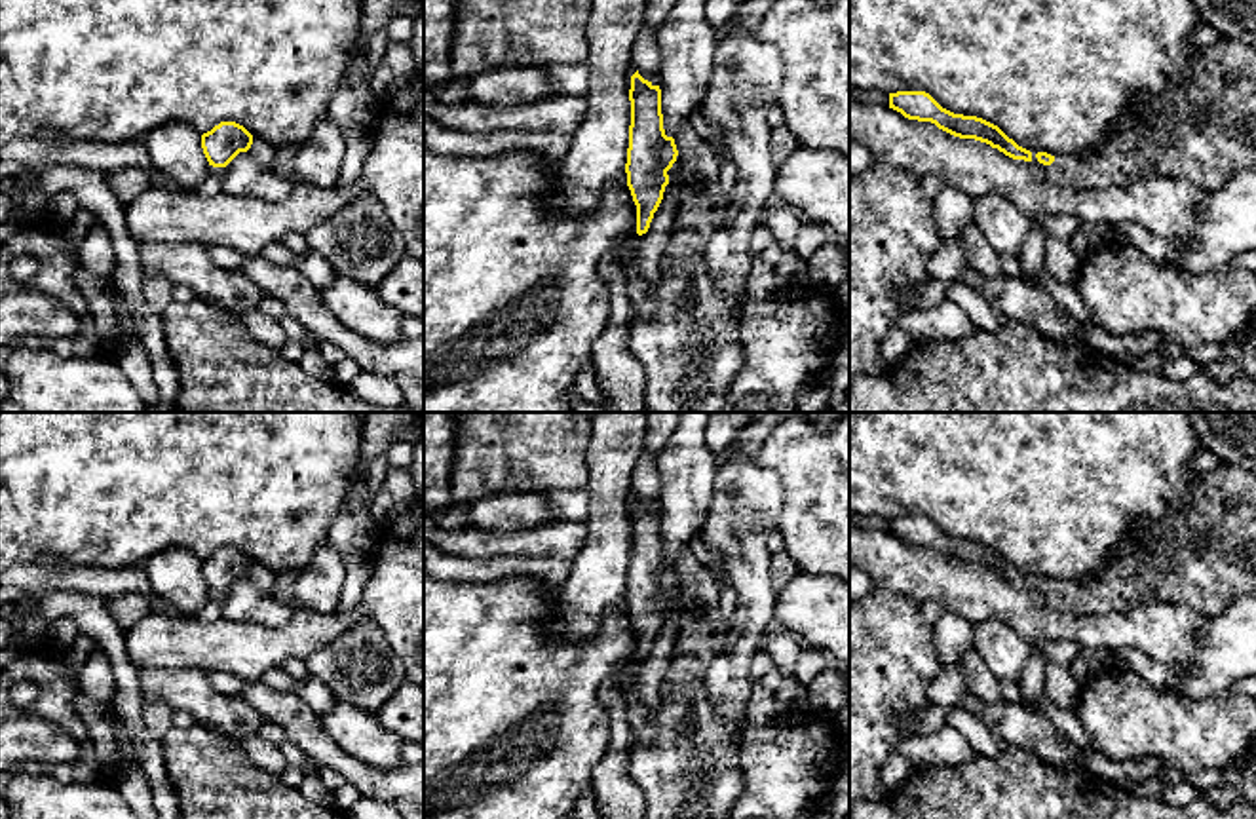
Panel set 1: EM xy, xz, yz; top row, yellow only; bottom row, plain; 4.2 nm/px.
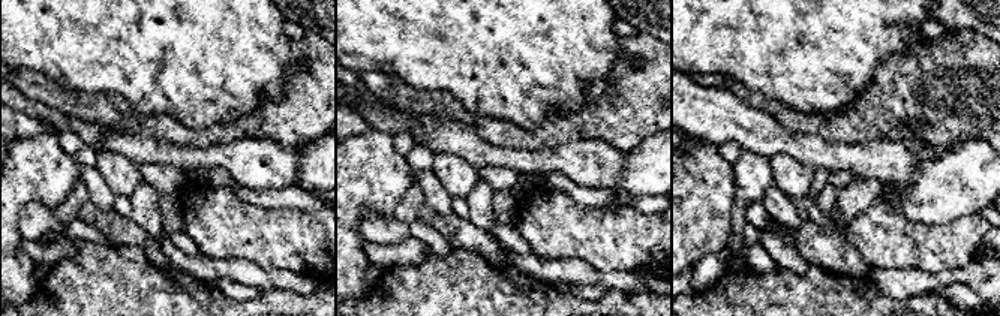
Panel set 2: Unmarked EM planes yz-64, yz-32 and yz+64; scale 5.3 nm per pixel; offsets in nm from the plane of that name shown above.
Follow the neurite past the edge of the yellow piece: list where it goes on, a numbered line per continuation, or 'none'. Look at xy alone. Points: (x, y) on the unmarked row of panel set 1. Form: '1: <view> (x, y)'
1: xy (265, 578)

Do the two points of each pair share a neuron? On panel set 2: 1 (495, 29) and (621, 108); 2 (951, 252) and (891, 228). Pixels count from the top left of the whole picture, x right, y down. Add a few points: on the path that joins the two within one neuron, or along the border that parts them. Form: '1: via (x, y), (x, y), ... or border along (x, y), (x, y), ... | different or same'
1: border along (613, 62), (567, 114) | different
2: via (936, 247), (916, 247), (906, 243) | same

